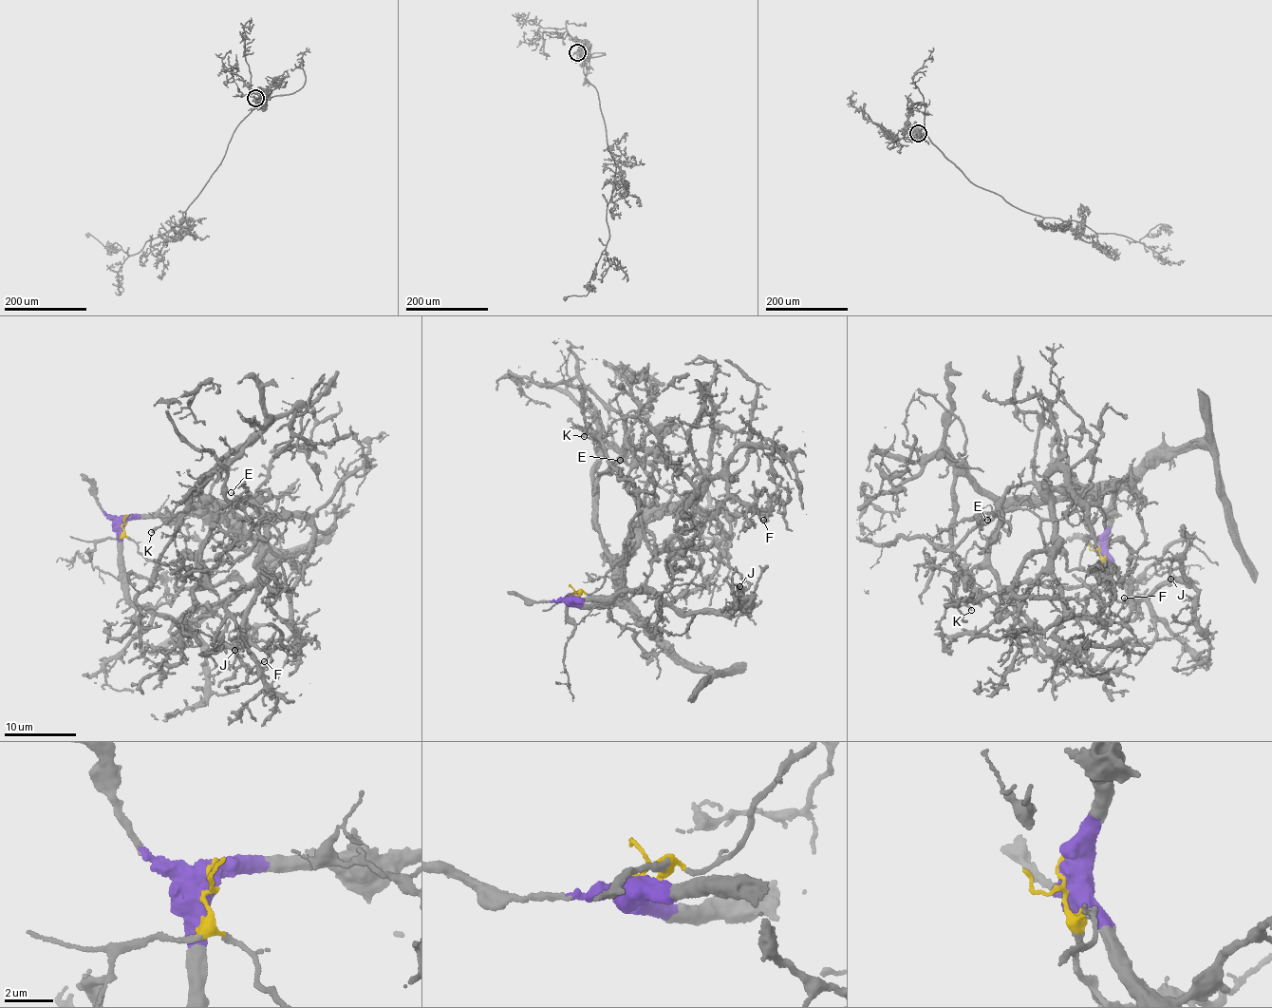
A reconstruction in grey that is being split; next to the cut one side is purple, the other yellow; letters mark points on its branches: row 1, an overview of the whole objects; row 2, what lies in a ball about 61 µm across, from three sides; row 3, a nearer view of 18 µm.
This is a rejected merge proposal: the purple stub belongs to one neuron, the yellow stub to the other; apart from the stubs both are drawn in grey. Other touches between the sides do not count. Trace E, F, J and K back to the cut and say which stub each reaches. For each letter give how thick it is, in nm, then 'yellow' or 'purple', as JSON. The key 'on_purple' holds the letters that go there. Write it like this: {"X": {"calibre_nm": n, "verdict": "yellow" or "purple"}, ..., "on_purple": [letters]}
{"E": {"calibre_nm": 110, "verdict": "yellow"}, "F": {"calibre_nm": 170, "verdict": "purple"}, "J": {"calibre_nm": 200, "verdict": "purple"}, "K": {"calibre_nm": 260, "verdict": "purple"}, "on_purple": ["F", "J", "K"]}

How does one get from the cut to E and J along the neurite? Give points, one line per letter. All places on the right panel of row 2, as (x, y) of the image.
E: (1097, 544), (1108, 564), (1094, 573), (1067, 568), (1064, 555), (1047, 554), (1037, 514), (1019, 509), (988, 520)
J: (1097, 544), (1126, 584), (1127, 598), (1134, 602), (1175, 576), (1187, 581), (1175, 561), (1170, 579)

